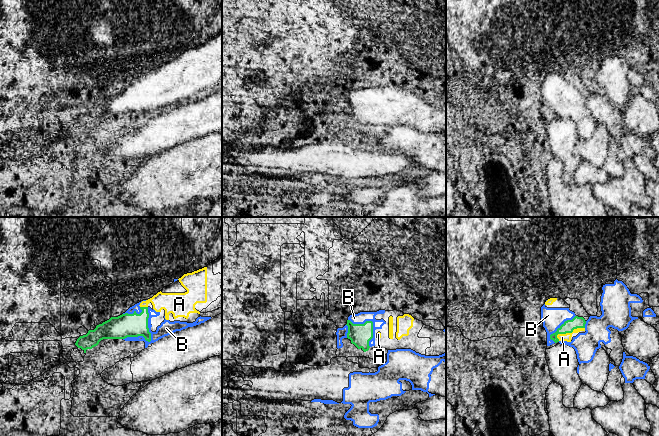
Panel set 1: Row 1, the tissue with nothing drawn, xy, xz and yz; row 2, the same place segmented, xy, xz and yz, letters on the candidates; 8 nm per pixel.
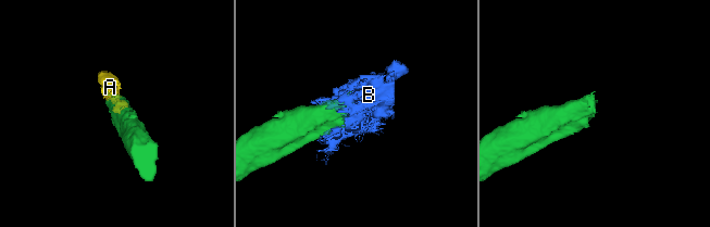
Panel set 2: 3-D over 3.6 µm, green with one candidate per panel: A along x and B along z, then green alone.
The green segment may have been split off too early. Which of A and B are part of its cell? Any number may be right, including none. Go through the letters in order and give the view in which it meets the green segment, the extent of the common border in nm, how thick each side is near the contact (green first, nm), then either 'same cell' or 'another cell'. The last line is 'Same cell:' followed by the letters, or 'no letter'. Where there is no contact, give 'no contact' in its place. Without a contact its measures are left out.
A: contact in yz; length 240 nm; calibres 100 and 60 nm; same cell
B: contact in xy; length 340 nm; calibres 190 and 120 nm; another cell
Same cell: A

